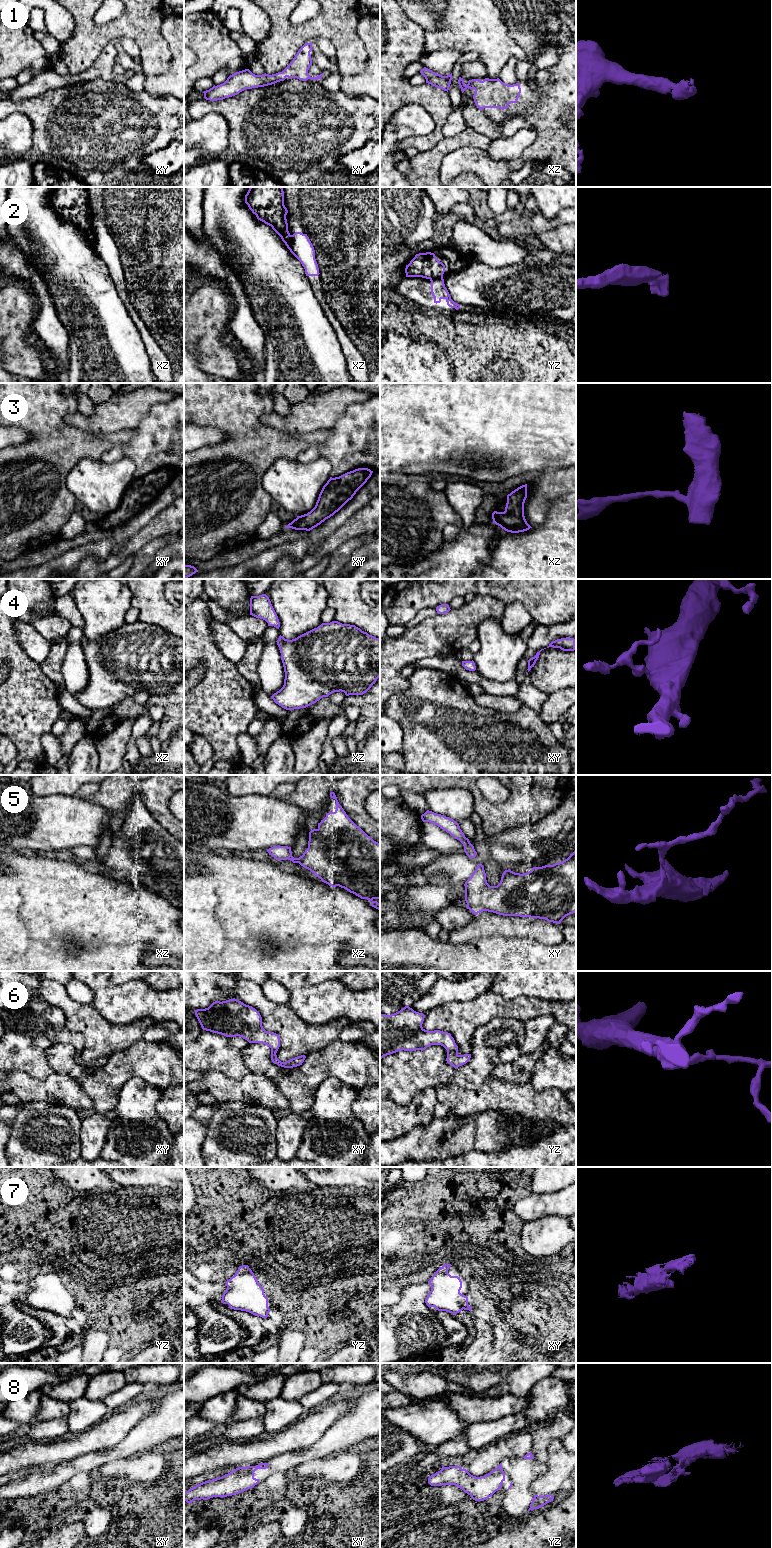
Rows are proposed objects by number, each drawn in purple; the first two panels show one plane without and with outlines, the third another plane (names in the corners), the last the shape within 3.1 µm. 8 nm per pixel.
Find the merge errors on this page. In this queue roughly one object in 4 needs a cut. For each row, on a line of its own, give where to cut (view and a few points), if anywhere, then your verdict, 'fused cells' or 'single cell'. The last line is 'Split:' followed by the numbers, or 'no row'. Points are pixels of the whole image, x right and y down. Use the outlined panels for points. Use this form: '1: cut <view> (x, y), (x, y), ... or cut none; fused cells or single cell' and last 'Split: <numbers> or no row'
1: cut none; single cell
2: cut yz (442, 275), (436, 278), (429, 278); fused cells
3: cut none; single cell
4: cut none; single cell
5: cut none; single cell
6: cut none; single cell
7: cut none; single cell
8: cut xy (251, 1466), (231, 1472); fused cells
Split: 2, 8

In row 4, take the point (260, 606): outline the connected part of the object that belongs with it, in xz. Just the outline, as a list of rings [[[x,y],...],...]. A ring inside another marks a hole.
[[[266,594],[251,596],[250,615],[265,620],[268,626],[274,626],[278,629],[280,627],[278,616]]]

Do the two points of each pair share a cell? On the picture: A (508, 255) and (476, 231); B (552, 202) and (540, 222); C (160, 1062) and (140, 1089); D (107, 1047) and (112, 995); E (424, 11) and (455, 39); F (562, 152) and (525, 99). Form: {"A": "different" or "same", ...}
{"A": "same", "B": "different", "C": "different", "D": "different", "E": "different", "F": "same"}

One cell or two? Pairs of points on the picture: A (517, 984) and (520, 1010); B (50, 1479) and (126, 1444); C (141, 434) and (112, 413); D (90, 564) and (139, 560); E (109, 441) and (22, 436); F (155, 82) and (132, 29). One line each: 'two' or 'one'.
A: two
B: one
C: two
D: two
E: two
F: two

